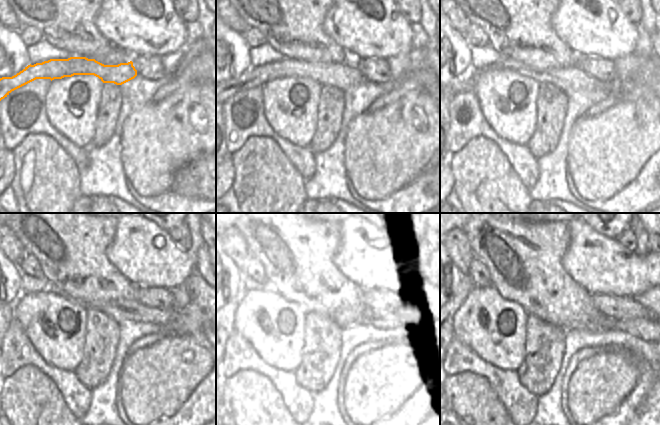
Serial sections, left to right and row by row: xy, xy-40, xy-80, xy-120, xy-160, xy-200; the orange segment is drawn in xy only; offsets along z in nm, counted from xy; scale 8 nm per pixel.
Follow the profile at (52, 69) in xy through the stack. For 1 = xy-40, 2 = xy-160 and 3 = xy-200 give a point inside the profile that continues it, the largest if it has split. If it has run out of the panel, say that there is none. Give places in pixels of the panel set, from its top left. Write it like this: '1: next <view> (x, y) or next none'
1: next xy-40 (343, 76)
2: next xy-160 (412, 323)
3: next xy-200 (643, 328)

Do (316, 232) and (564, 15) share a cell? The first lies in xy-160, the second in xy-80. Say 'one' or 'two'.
two

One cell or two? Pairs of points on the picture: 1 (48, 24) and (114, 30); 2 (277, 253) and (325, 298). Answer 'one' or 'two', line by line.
1: two
2: one

